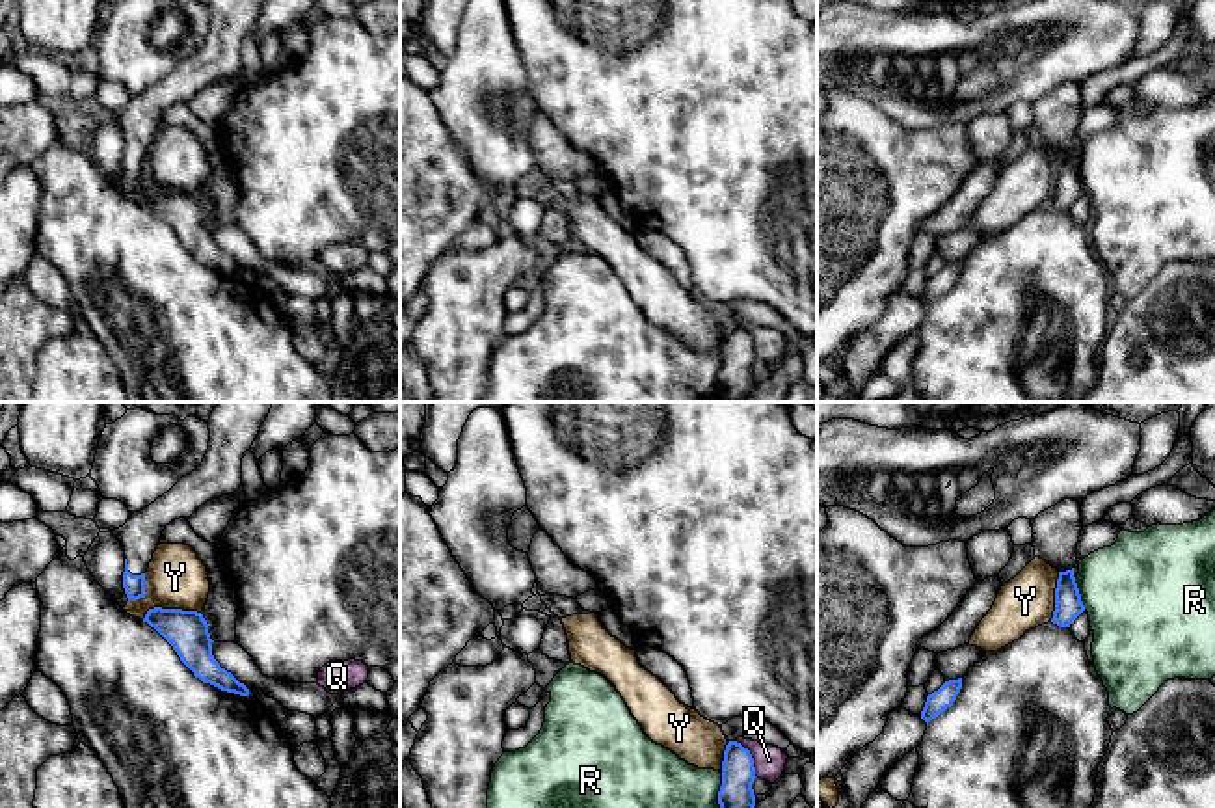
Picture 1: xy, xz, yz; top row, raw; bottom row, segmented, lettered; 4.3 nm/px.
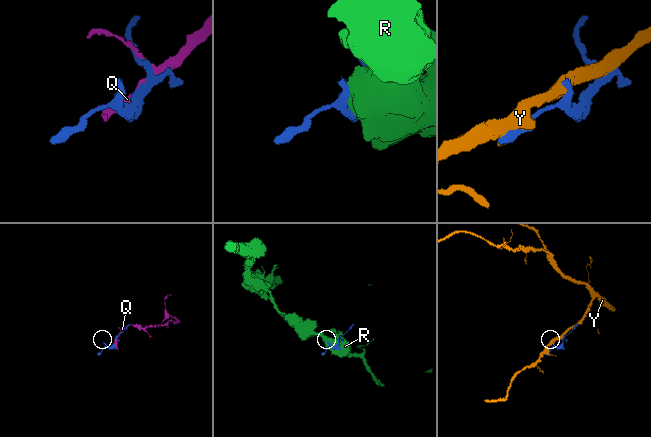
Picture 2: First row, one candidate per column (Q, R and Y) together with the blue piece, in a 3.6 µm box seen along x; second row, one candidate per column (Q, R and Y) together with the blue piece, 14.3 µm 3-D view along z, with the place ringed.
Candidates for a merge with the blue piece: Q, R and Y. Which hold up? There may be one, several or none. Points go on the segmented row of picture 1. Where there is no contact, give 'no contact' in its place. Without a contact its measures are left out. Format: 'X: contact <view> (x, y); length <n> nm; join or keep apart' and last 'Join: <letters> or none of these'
Q: contact xz (752, 758); length 190 nm; keep apart
R: contact xz (720, 790); length 150 nm; keep apart
Y: contact xy (170, 609); length 260 nm; keep apart
Join: none of these

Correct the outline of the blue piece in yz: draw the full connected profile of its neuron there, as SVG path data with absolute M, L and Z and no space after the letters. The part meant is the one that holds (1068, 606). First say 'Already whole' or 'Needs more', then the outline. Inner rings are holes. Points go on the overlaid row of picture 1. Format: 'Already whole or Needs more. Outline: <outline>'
Needs more. Outline: M1064 499L1040 512L1033 525L1035 557L1044 559L1059 572L1055 588L1055 611L1051 622L1059 627L1070 624L1085 611L1081 594L1074 577L1077 564L1077 542L1083 531L1081 503Z

